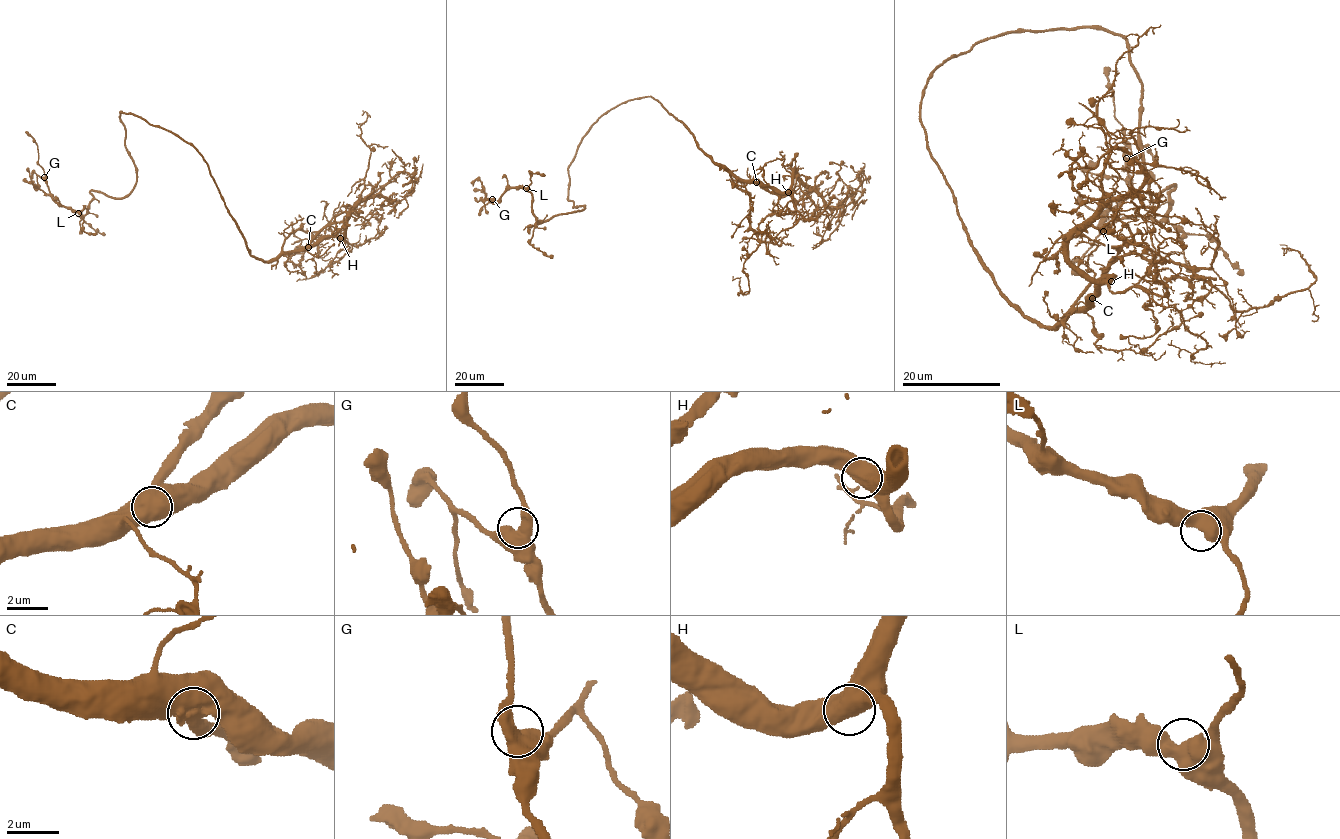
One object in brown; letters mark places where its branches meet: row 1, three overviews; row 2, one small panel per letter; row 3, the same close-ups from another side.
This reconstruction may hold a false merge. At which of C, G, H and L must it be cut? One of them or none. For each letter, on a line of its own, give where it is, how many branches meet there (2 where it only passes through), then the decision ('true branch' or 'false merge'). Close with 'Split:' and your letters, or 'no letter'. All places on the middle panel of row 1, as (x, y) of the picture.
C: place (756, 182); branches 2; false merge
G: place (492, 199); branches 2; true branch
H: place (788, 192); branches 2; true branch
L: place (526, 188); branches 2; true branch
Split: C

